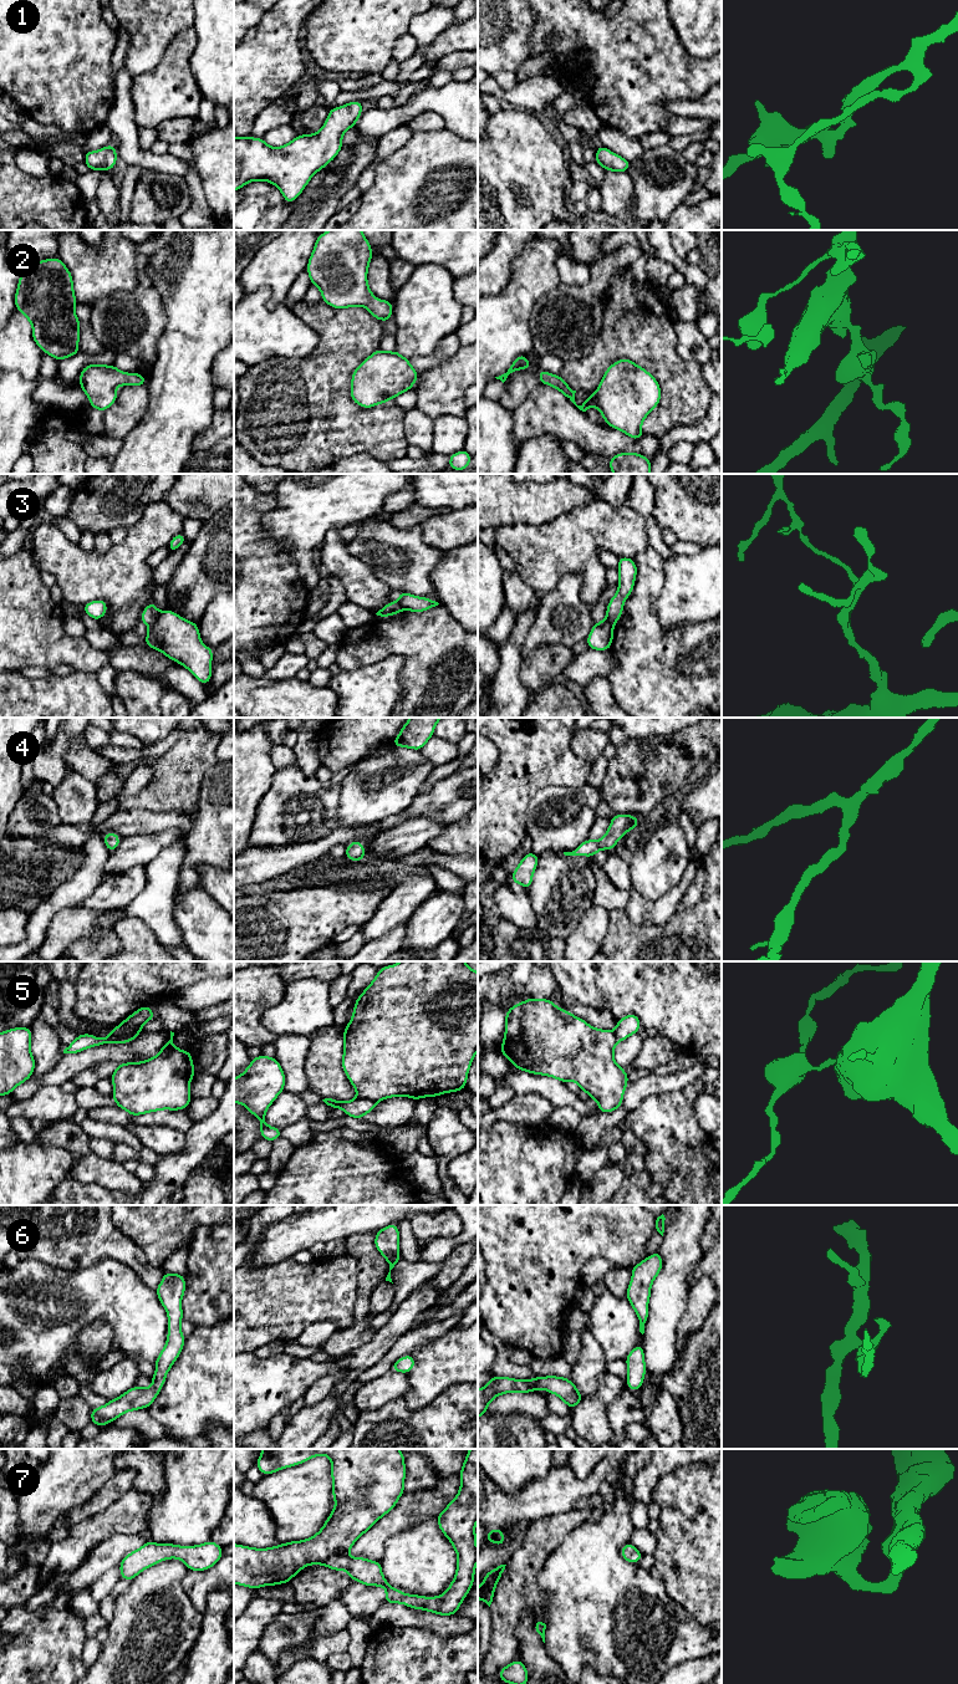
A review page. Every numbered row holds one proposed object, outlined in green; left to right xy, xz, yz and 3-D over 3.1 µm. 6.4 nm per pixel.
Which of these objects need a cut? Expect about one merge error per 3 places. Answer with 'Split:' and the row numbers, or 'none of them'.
Split: 3, 5

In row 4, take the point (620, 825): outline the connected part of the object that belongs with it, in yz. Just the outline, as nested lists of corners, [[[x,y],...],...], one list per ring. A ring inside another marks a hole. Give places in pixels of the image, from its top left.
[[[613,815],[606,835],[598,841],[586,840],[575,851],[564,852],[565,856],[595,857],[600,849],[613,851],[618,840],[630,830],[638,827],[639,820],[633,815]]]

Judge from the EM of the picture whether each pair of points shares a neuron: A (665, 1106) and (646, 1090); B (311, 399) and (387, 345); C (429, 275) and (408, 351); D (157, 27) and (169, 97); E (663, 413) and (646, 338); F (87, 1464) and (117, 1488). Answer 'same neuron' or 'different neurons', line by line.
A: different neurons
B: different neurons
C: same neuron
D: different neurons
E: same neuron
F: different neurons

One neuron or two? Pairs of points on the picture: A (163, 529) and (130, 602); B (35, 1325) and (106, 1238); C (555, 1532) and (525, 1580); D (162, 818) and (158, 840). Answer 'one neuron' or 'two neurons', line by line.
A: one neuron
B: two neurons
C: one neuron
D: two neurons

